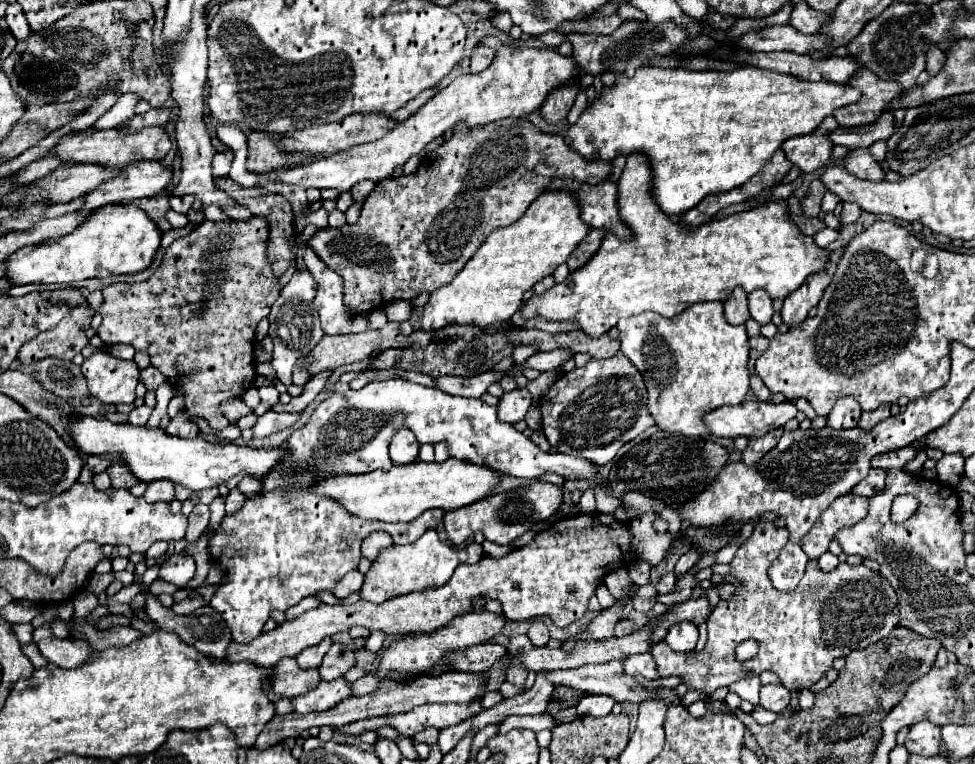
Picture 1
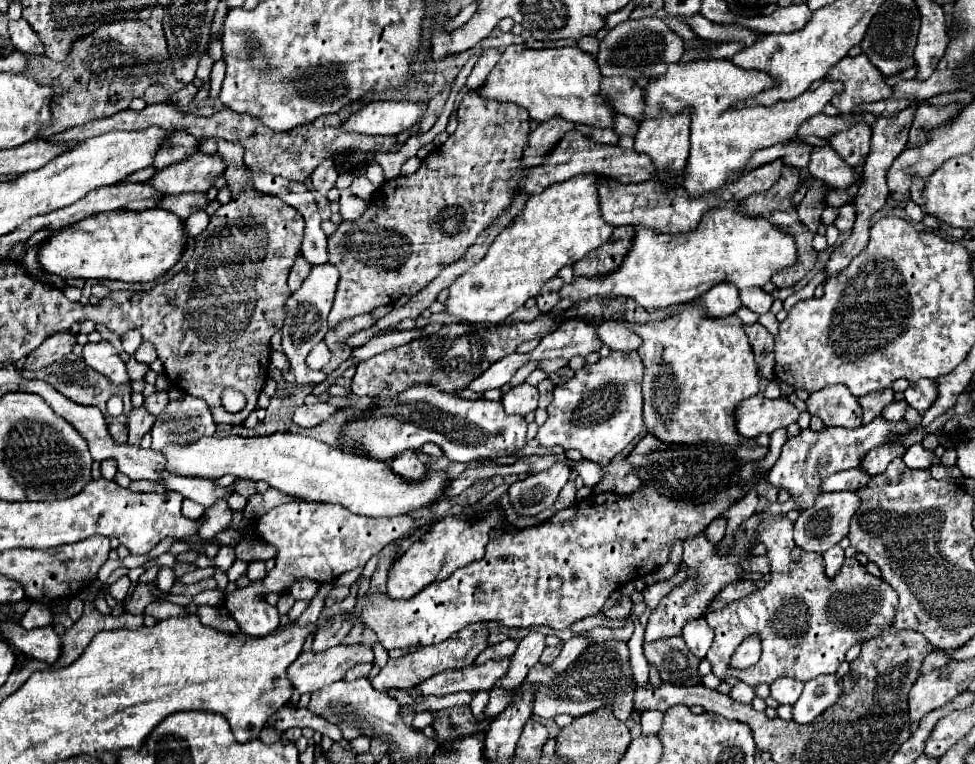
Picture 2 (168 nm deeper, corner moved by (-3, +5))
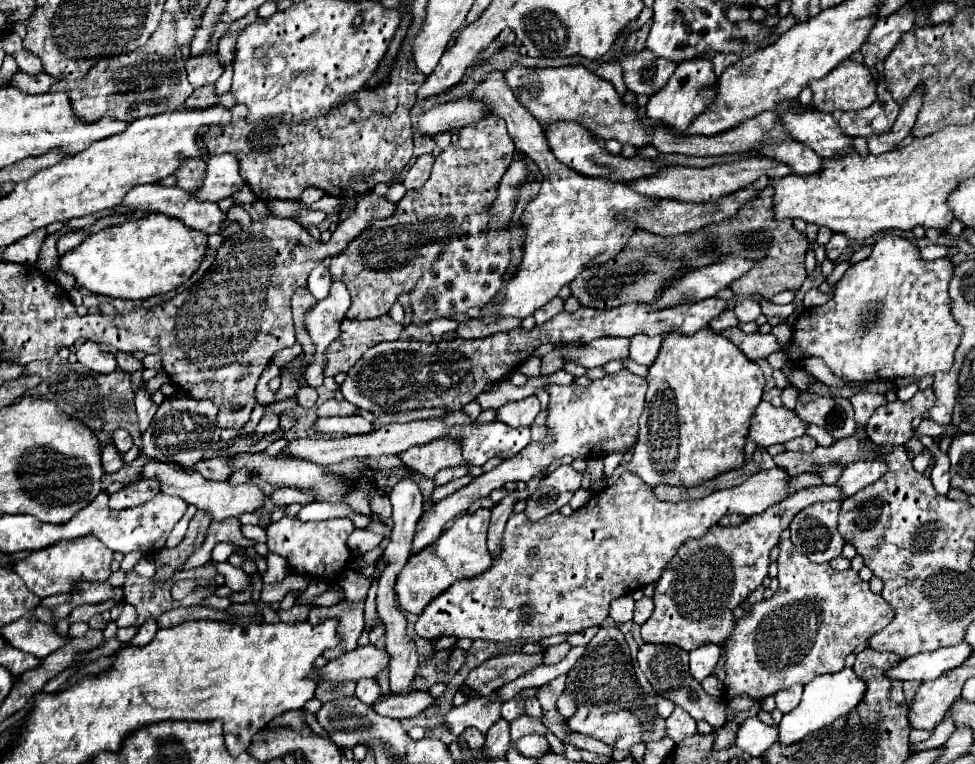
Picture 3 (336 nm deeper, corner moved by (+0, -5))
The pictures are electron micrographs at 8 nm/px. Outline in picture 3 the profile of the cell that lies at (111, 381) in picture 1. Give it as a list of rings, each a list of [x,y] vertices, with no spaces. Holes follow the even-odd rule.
[[[86,341],[84,345],[78,347],[76,355],[78,355],[78,361],[82,365],[90,367],[96,373],[112,373],[112,371],[116,371],[116,359],[114,359],[114,355],[108,353],[108,351],[102,351],[98,343]]]

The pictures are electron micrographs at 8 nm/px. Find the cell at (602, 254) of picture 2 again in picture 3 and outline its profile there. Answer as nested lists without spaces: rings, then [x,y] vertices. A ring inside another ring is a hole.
[[[766,187],[748,207],[726,221],[702,227],[696,233],[686,233],[678,237],[660,237],[654,233],[644,233],[638,229],[620,255],[614,261],[594,265],[584,269],[572,283],[570,291],[584,307],[594,309],[614,309],[624,303],[656,299],[656,291],[666,287],[672,279],[680,277],[684,269],[700,269],[712,265],[728,255],[740,255],[756,261],[748,275],[742,275],[732,283],[734,295],[760,295],[770,299],[780,291],[798,291],[806,279],[804,255],[808,251],[806,235],[794,231],[790,221],[776,221],[772,215],[772,189]]]

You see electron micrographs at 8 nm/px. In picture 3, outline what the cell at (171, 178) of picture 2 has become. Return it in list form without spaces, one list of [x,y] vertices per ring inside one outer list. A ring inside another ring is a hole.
[[[216,155],[208,159],[208,173],[202,185],[202,191],[196,193],[202,201],[220,201],[232,197],[246,185],[244,177],[240,175],[240,165],[236,155]]]

